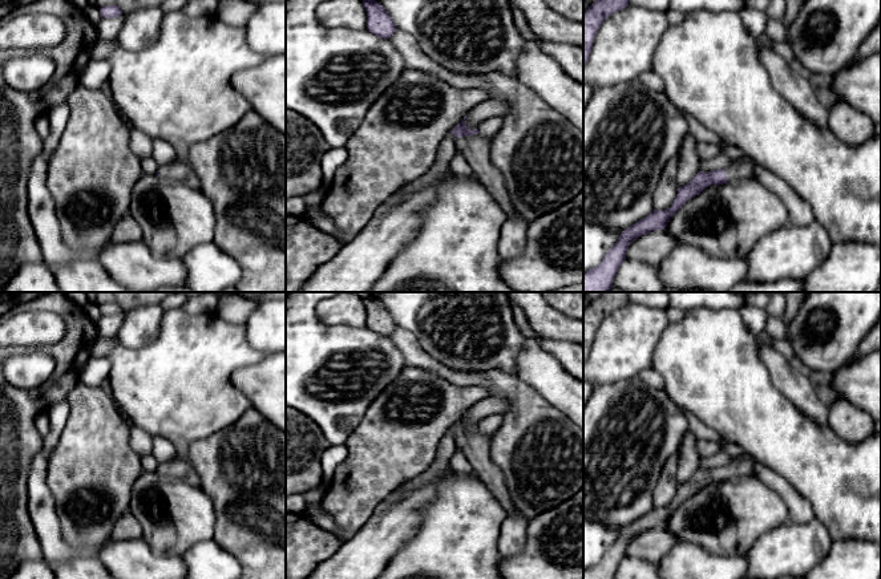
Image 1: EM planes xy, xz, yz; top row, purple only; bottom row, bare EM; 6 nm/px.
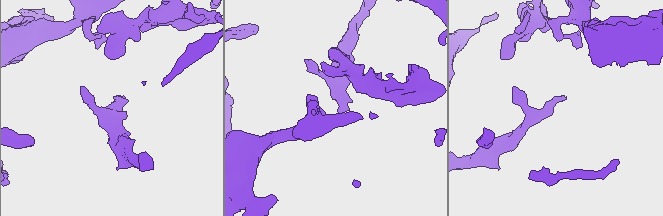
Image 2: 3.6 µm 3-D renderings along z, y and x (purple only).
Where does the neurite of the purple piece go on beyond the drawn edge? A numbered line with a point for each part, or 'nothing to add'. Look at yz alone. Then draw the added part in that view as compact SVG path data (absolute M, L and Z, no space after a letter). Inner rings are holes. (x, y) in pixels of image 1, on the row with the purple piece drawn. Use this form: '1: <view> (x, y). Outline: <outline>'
1: yz (744, 167). Outline: M744 155L737 161L730 162L724 167L724 171L726 175L728 177L728 181L736 181L736 179L745 179L745 178L756 178L755 167L756 163L748 155Z

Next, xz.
1: xz (476, 149). Outline: M478 134L460 137L456 149L469 163L474 177L504 207L509 219L520 218L514 211L502 173L490 161L490 141Z

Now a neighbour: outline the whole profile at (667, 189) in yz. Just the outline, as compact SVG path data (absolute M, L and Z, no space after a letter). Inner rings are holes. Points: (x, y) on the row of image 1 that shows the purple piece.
M678 155L670 159L662 171L660 182L655 190L655 210L667 210L674 203L679 186L678 177Z

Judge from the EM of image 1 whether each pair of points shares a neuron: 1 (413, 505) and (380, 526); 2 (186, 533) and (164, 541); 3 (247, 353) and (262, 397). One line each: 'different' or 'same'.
1: same
2: same
3: different

